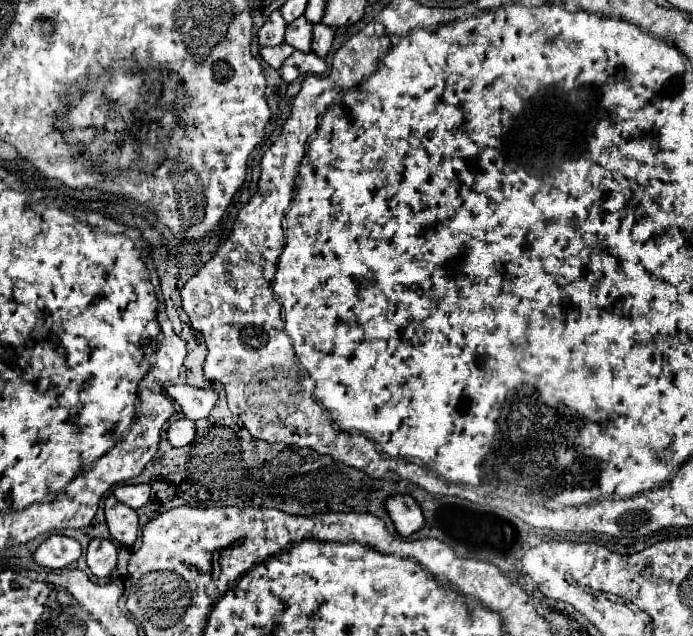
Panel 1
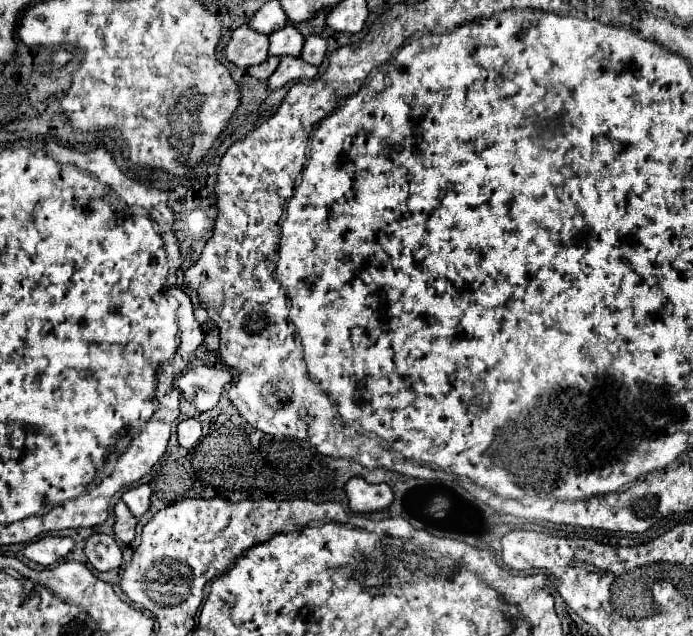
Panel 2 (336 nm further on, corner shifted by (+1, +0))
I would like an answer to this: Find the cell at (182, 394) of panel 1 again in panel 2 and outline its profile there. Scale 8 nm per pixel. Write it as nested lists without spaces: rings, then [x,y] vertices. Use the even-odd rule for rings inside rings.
[[[195,367],[177,379],[183,397],[199,411],[209,411],[219,403],[223,387],[231,383],[229,369]]]

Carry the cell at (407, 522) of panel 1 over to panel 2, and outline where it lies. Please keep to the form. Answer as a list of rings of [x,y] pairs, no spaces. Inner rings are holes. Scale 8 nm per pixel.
[[[361,477],[349,479],[345,485],[345,493],[349,497],[349,507],[355,513],[367,513],[367,511],[379,511],[387,507],[393,501],[393,491],[389,485],[369,485]]]

